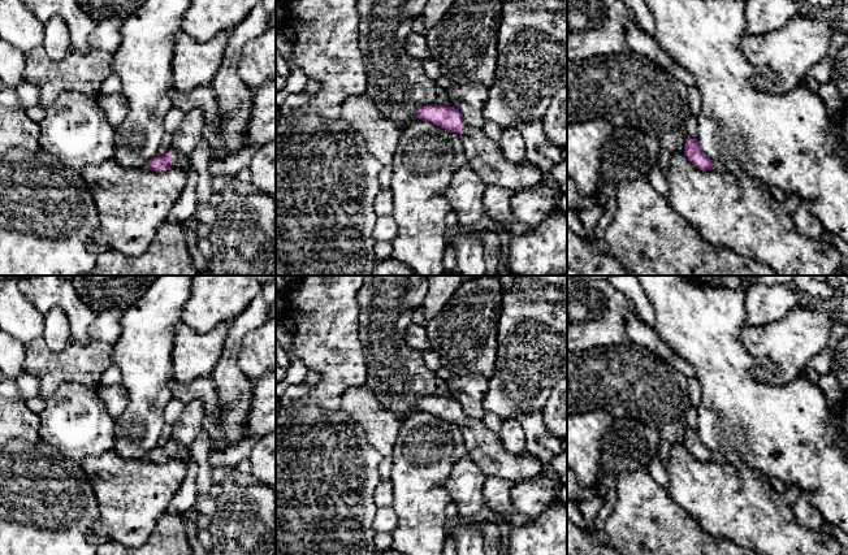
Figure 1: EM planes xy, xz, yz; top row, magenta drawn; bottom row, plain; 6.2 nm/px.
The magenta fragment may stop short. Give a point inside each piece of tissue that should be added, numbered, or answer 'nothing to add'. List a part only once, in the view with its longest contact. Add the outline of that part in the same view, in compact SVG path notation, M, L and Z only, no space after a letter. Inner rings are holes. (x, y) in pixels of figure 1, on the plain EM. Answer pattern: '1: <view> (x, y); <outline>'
1: xy (176, 449); M172 441L170 454L172 454L172 458L178 458L186 464L189 464L192 459L190 450L186 450L178 442L174 442L174 441Z

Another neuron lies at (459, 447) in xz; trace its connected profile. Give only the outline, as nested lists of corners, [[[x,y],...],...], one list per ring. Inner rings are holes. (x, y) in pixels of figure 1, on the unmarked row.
[[[451,424],[451,435],[454,441],[454,451],[451,455],[451,461],[455,464],[459,459],[462,459],[467,451],[464,445],[463,433],[459,425]]]

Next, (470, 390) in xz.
[[[477,373],[453,376],[449,381],[450,394],[457,399],[464,415],[472,419],[483,419],[486,413],[483,400],[489,387],[489,380]]]

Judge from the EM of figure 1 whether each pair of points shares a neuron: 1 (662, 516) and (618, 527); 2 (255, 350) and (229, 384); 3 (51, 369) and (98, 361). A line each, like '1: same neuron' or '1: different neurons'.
1: same neuron
2: different neurons
3: same neuron

